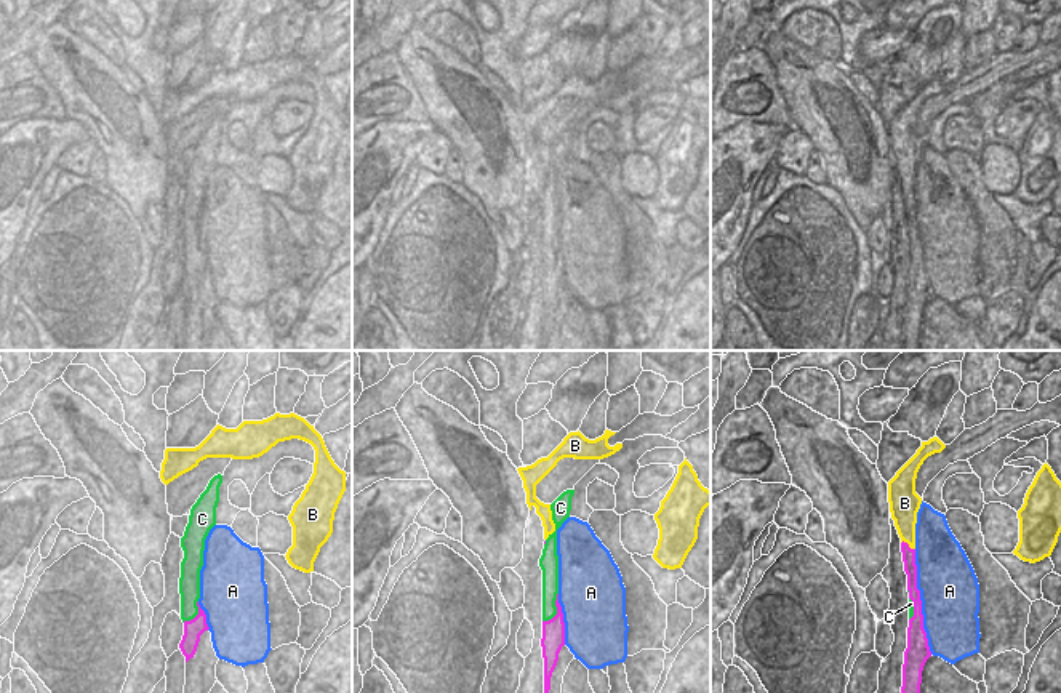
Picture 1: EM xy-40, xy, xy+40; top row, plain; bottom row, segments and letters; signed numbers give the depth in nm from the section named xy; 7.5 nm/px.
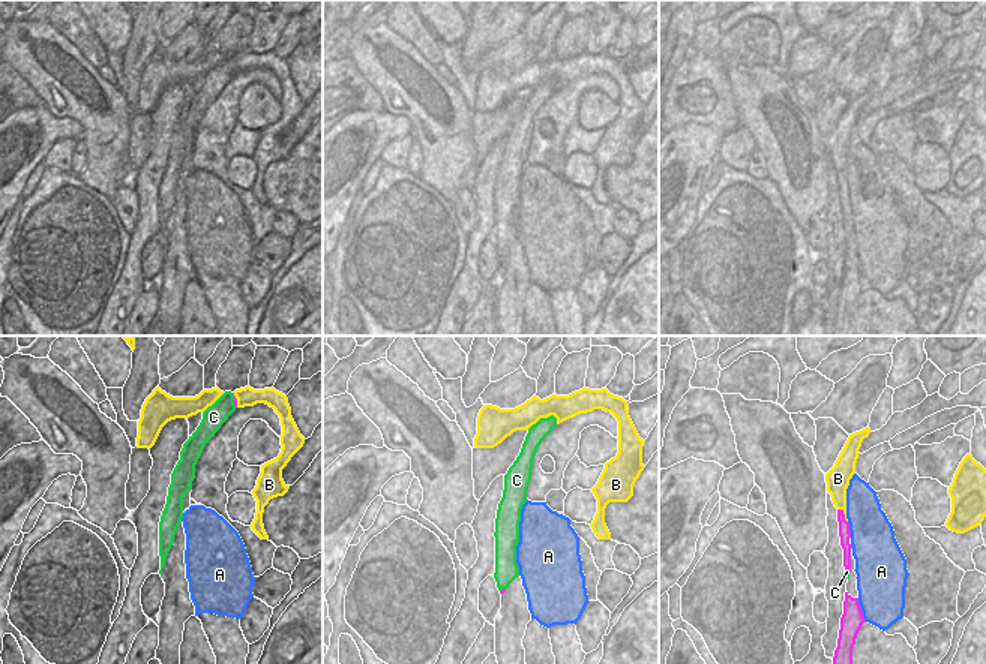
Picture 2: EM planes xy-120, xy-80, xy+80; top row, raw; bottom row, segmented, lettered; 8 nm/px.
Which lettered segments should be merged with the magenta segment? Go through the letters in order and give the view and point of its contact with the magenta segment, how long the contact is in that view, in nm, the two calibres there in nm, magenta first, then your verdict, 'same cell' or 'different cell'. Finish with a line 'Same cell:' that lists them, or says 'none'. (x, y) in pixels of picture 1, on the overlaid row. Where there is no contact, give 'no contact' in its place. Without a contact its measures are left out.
A: meets magenta in xy+40 at (920, 602); contact 800 nm long; 140 nm thick on the magenta side, 440 nm on the other; different cell
B: meets magenta in xy+40 at (908, 544); contact 130 nm long; 100 nm thick on the magenta side, 190 nm on the other; different cell
C: meets magenta in xy at (557, 610); contact 260 nm long; 170 nm thick on the magenta side, 120 nm on the other; same cell
Same cell: C

